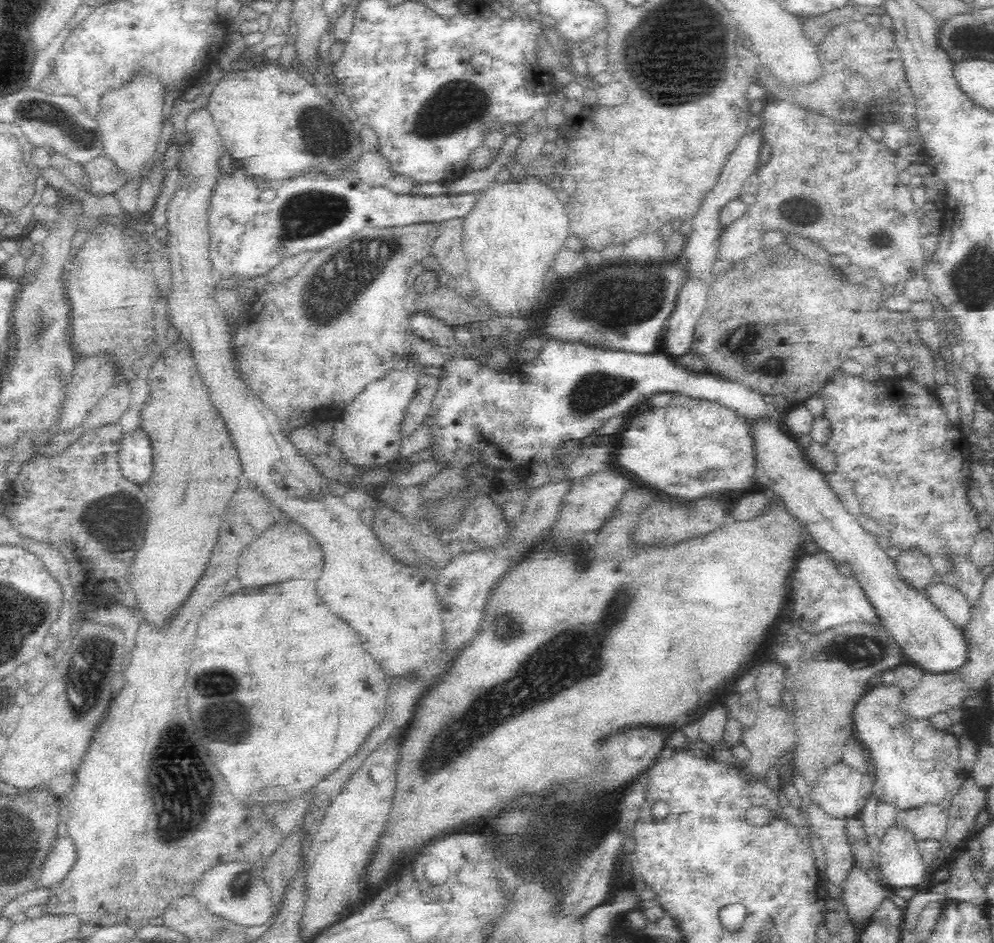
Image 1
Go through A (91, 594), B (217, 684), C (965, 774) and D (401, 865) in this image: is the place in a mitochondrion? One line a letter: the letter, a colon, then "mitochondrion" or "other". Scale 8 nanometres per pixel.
A: other
B: mitochondrion
C: other
D: other

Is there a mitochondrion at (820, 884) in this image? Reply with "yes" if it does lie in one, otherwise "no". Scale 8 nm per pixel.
no

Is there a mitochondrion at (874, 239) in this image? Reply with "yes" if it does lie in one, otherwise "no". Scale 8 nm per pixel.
yes

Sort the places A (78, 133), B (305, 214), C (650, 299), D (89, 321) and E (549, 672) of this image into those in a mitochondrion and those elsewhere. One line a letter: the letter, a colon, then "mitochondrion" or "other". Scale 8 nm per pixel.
A: mitochondrion
B: mitochondrion
C: mitochondrion
D: other
E: mitochondrion

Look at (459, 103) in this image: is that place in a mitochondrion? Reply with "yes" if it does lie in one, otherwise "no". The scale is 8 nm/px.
yes

